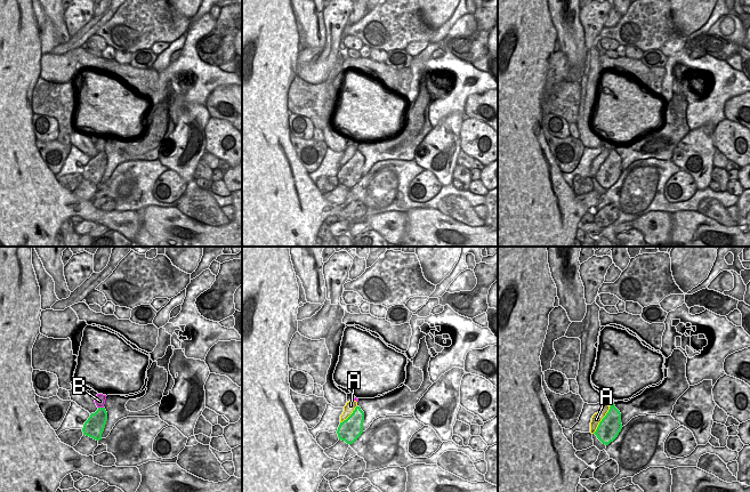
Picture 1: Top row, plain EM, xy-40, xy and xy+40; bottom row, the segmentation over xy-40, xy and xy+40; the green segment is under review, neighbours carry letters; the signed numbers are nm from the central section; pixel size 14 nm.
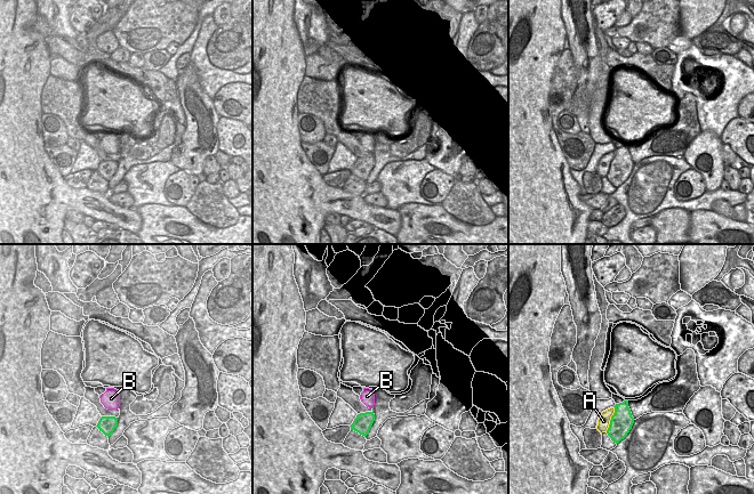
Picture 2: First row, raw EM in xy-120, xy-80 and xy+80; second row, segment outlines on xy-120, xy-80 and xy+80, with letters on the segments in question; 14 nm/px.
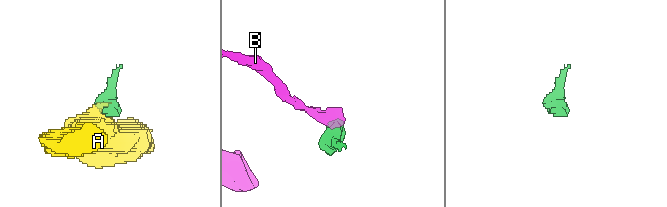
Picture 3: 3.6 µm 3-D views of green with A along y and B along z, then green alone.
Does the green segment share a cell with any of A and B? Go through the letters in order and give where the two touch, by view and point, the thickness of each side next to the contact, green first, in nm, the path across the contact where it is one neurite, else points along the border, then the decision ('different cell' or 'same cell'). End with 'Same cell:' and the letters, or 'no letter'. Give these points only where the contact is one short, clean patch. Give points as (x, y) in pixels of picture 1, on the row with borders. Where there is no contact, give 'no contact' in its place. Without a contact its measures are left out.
A: meets green in xy+40 at (602, 420); 320 nm thick on the green side, 140 nm on the other; different cell
B: meets green in xy-40 at (101, 408); 260 nm thick on the green side, 140 nm on the other; border along xy-40 (98, 406), (103, 408); different cell
Same cell: no letter

